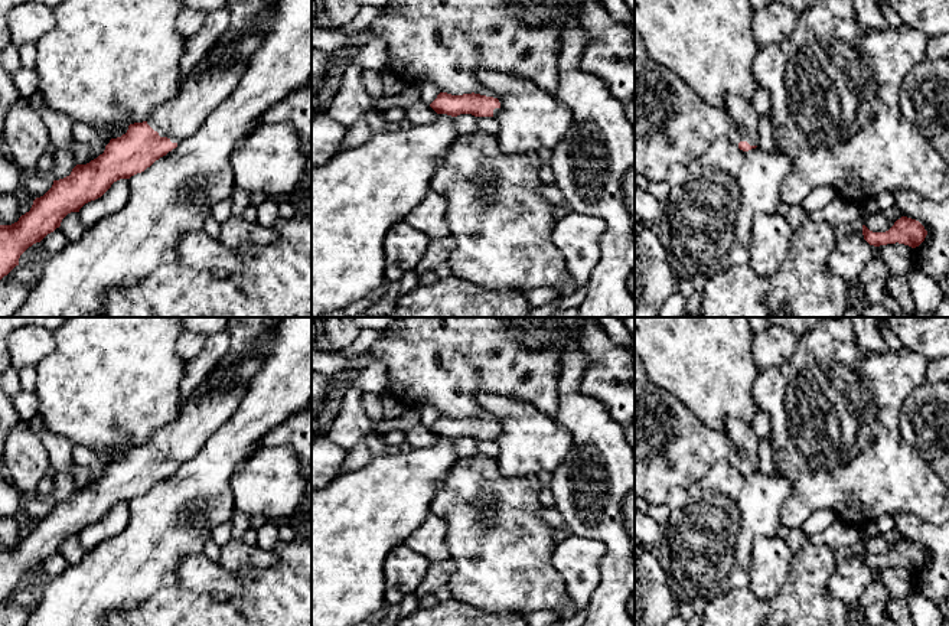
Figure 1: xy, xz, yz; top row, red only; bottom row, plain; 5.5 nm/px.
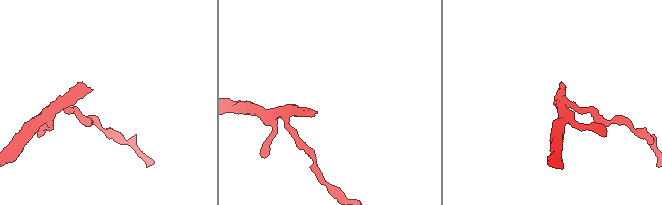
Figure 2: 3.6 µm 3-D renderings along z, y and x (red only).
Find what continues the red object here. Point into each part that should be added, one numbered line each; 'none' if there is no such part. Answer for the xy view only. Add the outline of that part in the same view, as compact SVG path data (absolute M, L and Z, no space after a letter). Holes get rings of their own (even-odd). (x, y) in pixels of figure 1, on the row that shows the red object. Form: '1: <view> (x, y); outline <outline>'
1: xy (205, 88); outline M268 0L254 17L251 29L239 39L219 39L203 58L205 65L189 72L180 91L156 108L146 120L147 124L172 143L190 137L209 113L235 89L245 71L245 59L260 42L255 30L264 27L278 9L280 0Z

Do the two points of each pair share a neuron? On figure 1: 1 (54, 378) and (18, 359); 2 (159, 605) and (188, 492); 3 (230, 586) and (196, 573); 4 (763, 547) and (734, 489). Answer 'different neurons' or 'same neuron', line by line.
1: different neurons
2: different neurons
3: same neuron
4: different neurons

